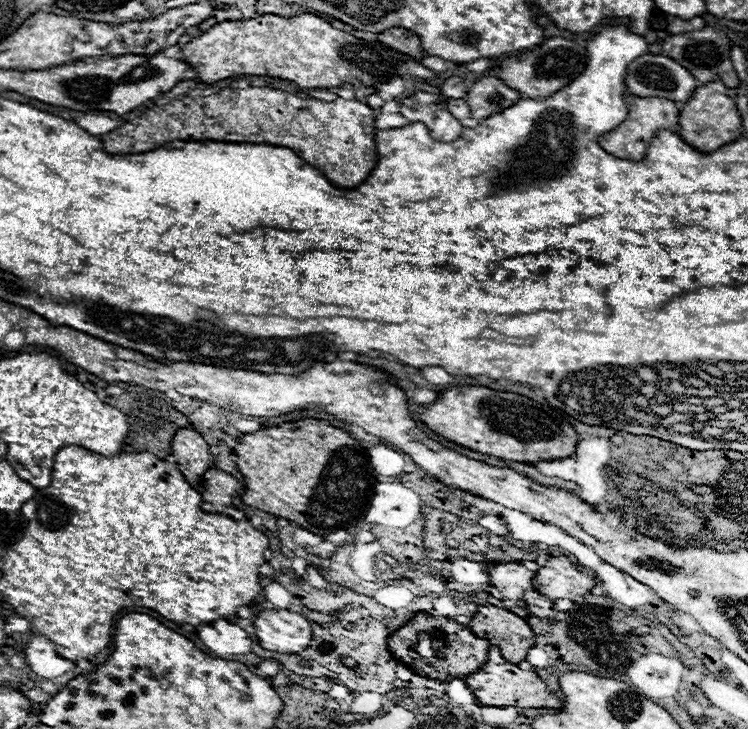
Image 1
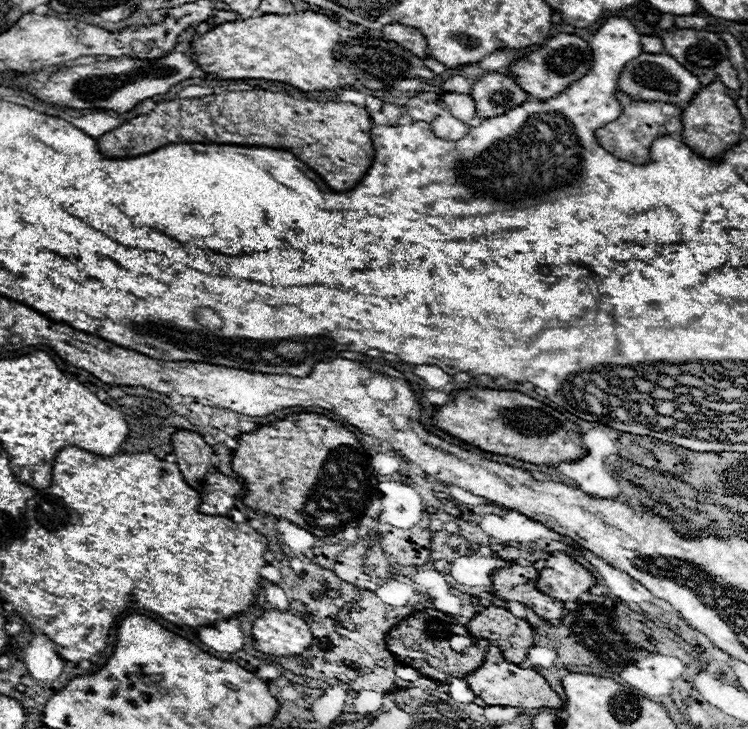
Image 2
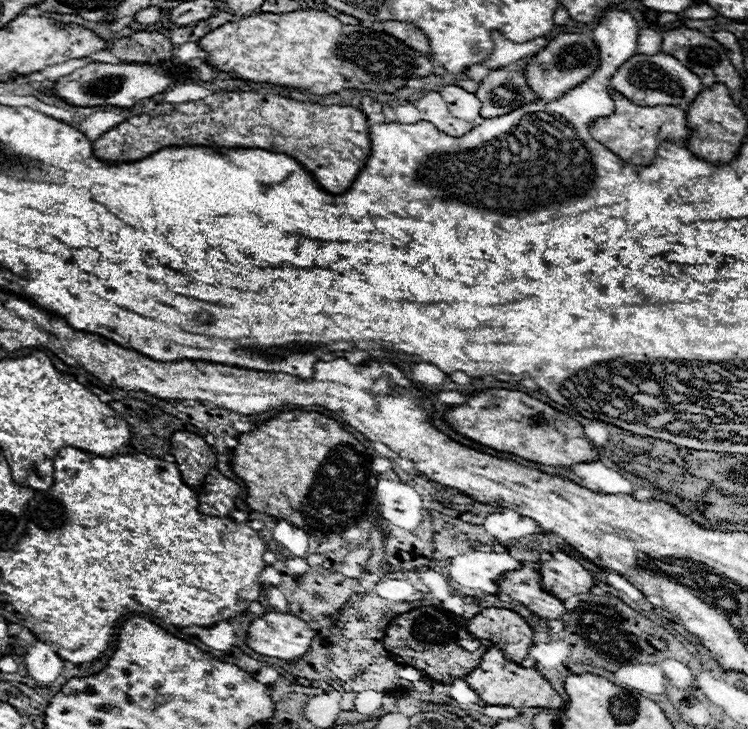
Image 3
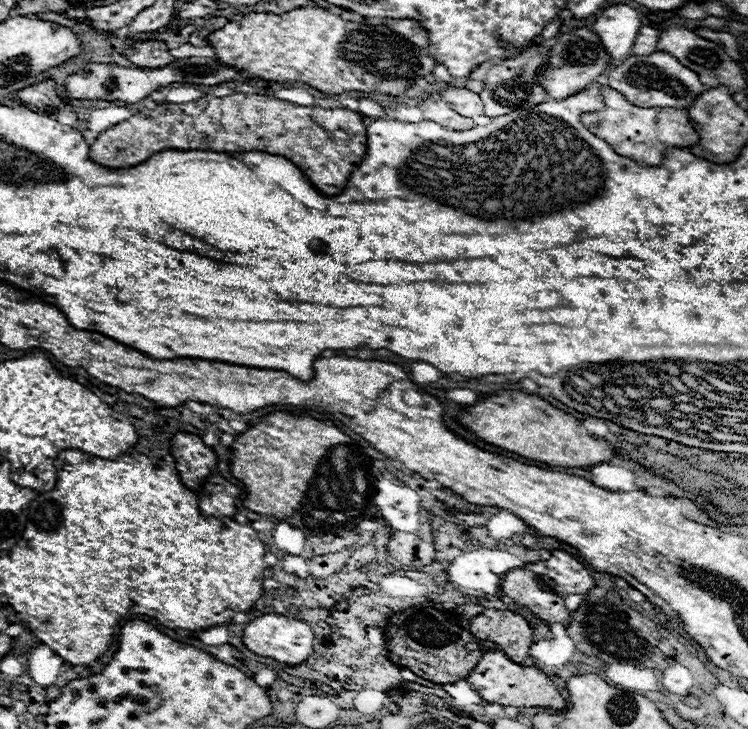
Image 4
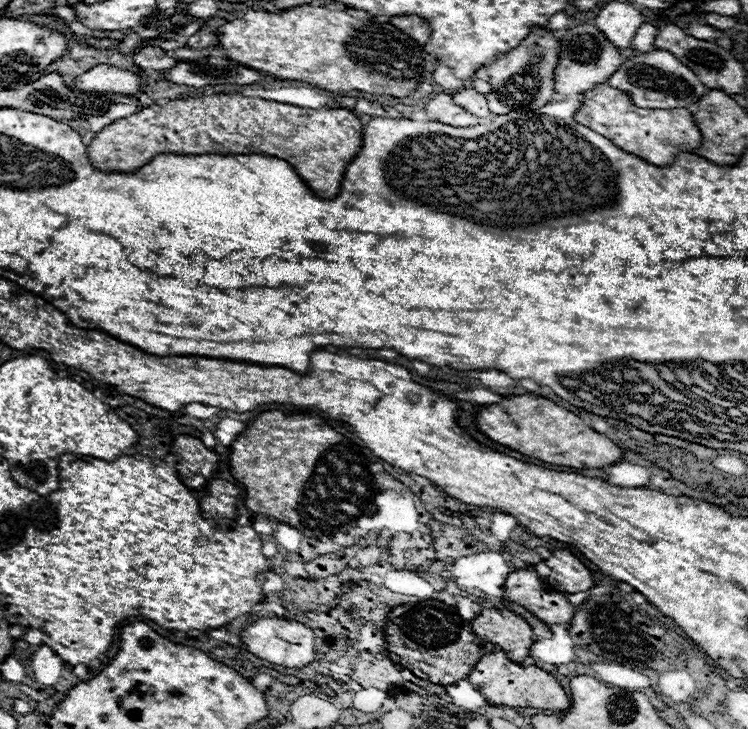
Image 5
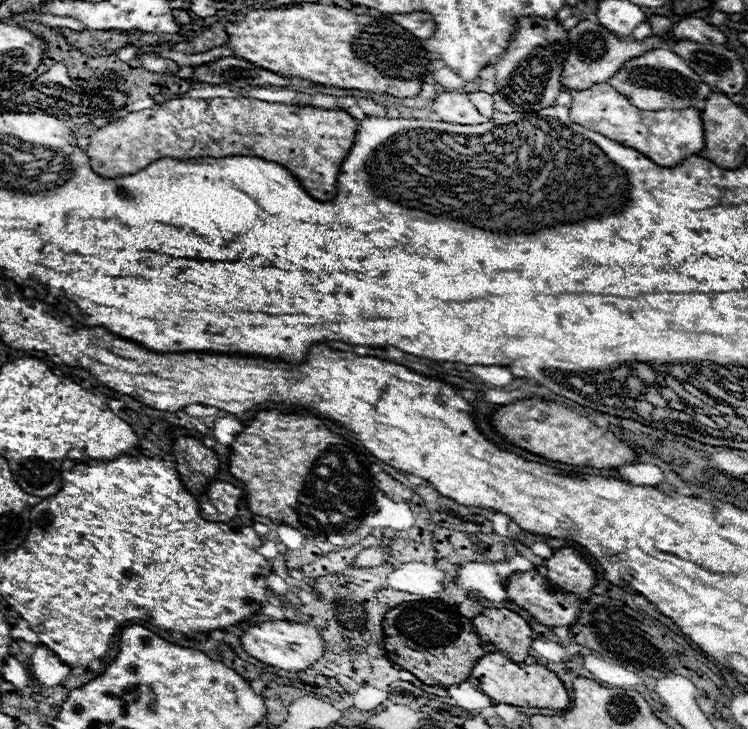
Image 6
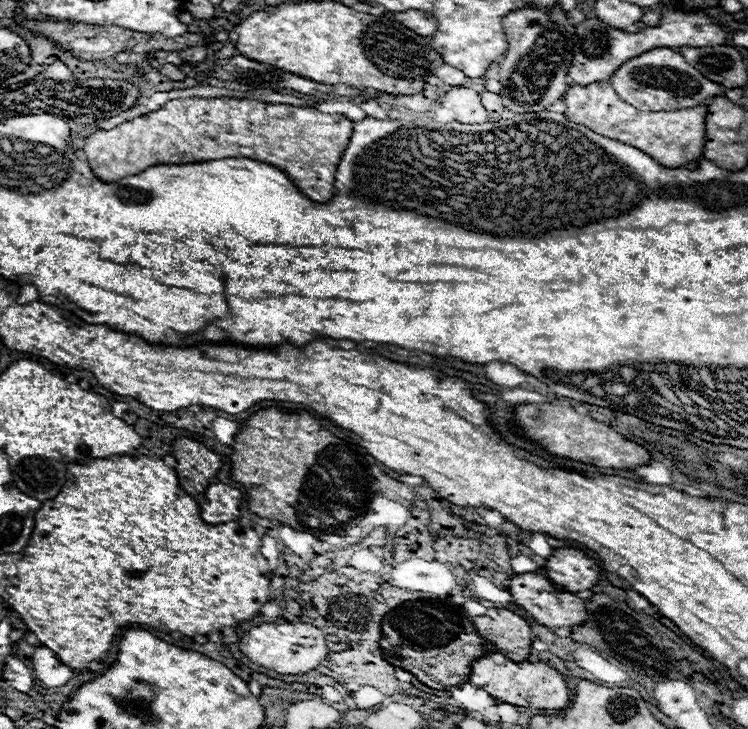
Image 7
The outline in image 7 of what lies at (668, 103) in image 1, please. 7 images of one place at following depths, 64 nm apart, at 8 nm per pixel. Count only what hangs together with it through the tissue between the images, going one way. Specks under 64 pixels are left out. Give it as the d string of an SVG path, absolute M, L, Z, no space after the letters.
M594 82L590 86L570 86L564 96L564 102L568 120L588 126L592 132L602 134L606 138L634 146L666 168L680 168L702 156L706 106L670 112L640 112L628 102L624 102L608 82Z

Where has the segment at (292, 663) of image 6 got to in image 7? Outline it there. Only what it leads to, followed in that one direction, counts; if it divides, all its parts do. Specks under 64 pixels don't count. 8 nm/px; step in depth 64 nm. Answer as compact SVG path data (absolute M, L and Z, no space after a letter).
M304 622L260 624L260 626L252 628L246 636L242 636L240 650L252 662L258 662L270 670L280 672L280 674L304 674L308 670L312 672L330 652L322 630L312 624L304 624Z

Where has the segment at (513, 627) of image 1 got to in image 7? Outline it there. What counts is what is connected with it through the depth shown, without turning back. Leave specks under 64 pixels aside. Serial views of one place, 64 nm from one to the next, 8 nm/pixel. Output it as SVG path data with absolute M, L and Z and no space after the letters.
M490 608L484 616L472 618L476 632L492 642L514 662L524 662L530 656L532 632L524 618L510 610Z

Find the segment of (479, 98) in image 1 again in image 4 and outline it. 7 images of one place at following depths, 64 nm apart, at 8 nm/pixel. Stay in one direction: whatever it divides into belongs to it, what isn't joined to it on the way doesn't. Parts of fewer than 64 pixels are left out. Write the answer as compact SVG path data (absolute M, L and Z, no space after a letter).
M532 46L516 54L514 58L502 60L500 64L492 66L484 80L484 90L480 92L480 98L484 102L484 114L502 116L516 108L532 108L536 104L542 104L546 100L546 92L542 86L534 84L534 78L538 68L542 68L544 64L546 64L546 50L542 46Z

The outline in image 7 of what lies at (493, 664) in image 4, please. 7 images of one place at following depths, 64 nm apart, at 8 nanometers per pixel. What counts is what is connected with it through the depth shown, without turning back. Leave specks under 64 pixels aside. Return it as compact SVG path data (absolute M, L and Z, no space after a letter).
M494 652L488 656L482 656L476 660L470 668L470 684L476 688L486 690L492 698L514 704L514 706L526 706L526 708L546 708L546 710L558 710L566 708L570 702L568 686L558 674L558 670L550 668L544 662L512 662L502 652Z

